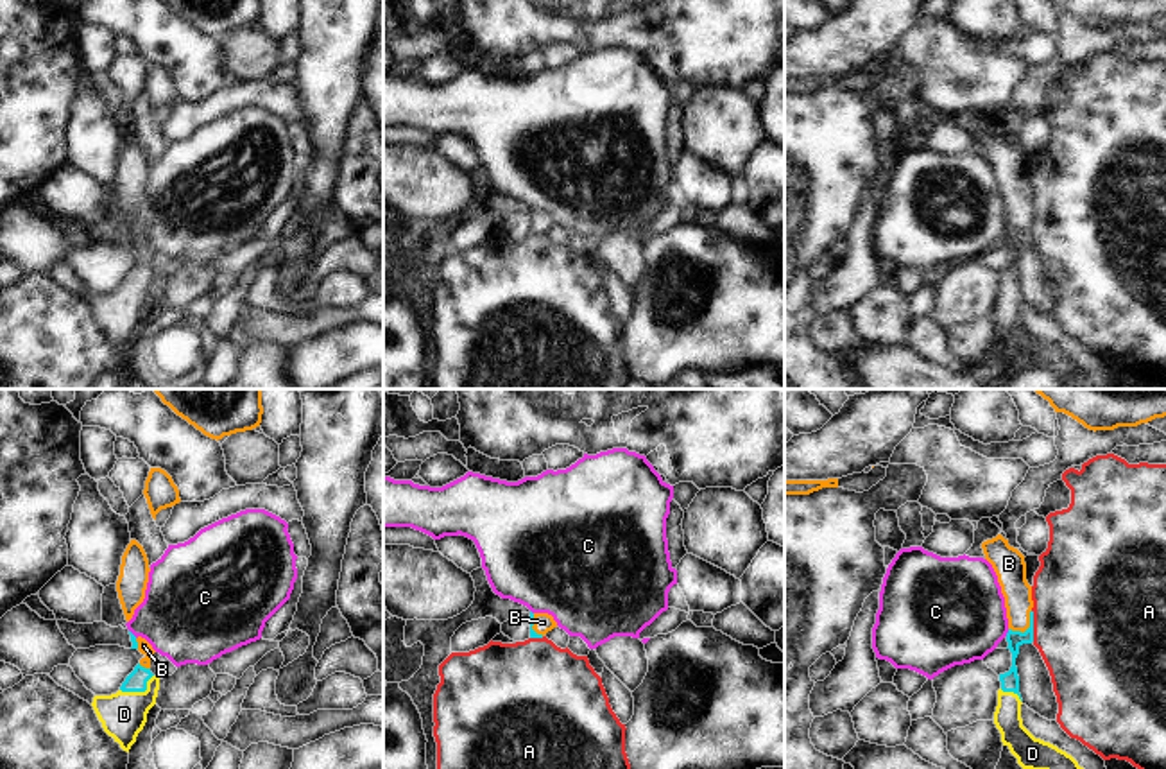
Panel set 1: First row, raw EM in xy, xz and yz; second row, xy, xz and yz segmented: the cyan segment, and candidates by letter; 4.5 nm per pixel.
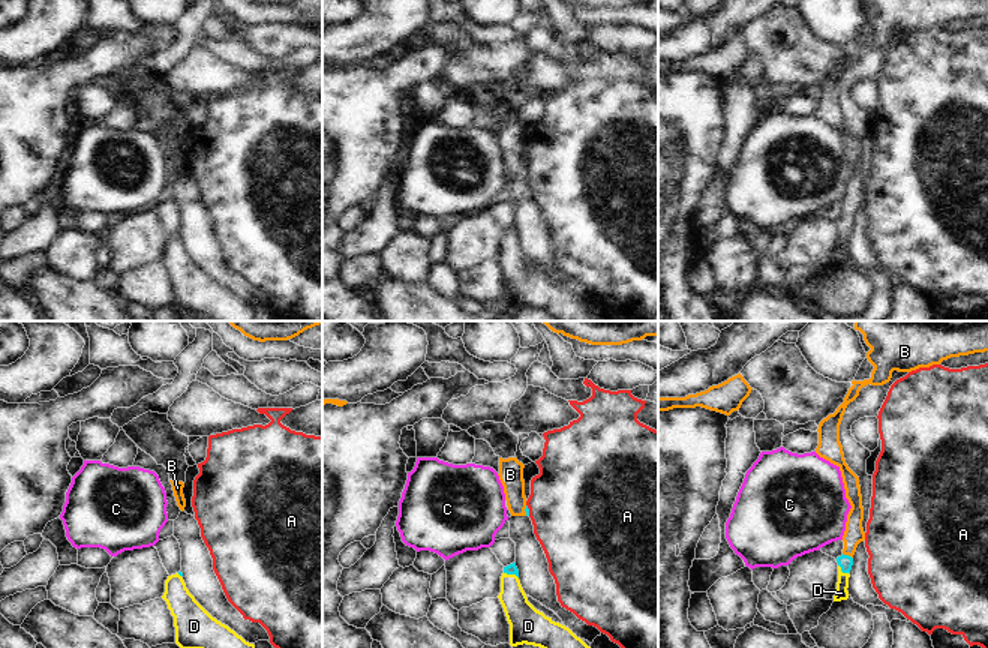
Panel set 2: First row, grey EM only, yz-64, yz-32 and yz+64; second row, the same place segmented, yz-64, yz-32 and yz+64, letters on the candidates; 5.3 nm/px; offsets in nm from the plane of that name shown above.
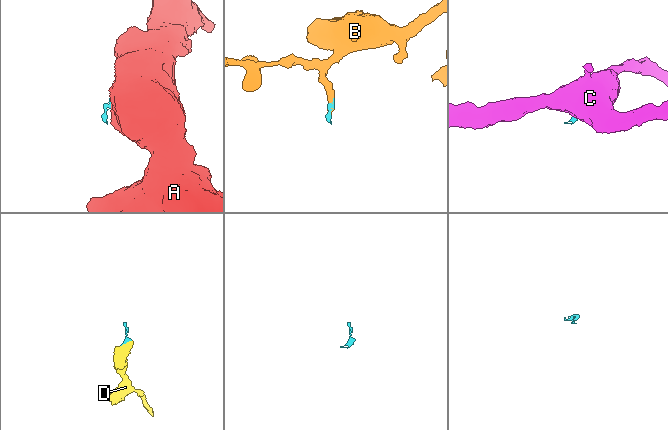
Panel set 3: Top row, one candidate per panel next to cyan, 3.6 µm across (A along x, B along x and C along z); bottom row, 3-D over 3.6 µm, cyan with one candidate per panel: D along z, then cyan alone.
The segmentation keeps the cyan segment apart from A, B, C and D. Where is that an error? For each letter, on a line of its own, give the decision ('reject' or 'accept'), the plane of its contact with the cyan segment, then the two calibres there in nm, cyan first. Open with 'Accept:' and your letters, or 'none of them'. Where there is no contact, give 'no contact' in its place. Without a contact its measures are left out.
Accept: B, D
A: reject; meets cyan in yz; 70 nm thick on the cyan side, 500 nm on the other
B: accept; meets cyan in yz; 80 nm thick on the cyan side, 130 nm on the other
C: reject; meets cyan in yz; 80 nm thick on the cyan side, 460 nm on the other
D: accept; meets cyan in xy; 100 nm thick on the cyan side, 200 nm on the other

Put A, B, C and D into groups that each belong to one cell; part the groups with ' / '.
A / B D / C

